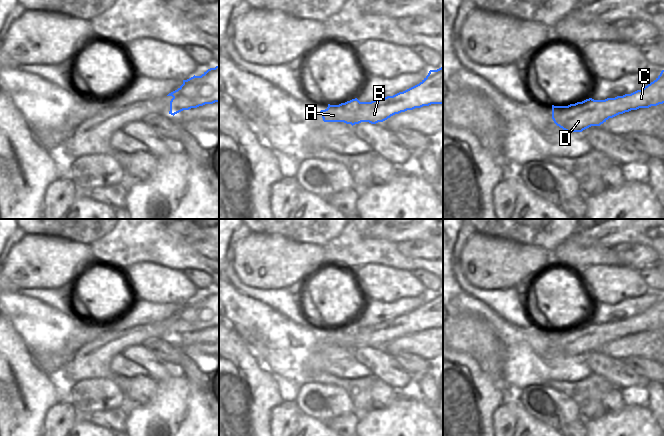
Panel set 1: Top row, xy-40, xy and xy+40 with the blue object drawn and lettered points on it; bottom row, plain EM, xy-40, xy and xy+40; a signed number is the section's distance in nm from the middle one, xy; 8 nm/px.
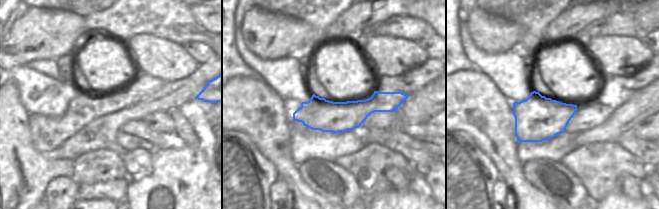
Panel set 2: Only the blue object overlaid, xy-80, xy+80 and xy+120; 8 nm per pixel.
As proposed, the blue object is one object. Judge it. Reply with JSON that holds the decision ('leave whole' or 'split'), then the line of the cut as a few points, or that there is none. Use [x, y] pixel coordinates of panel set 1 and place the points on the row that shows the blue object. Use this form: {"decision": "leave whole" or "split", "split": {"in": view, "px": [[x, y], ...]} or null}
{"decision": "leave whole", "split": null}

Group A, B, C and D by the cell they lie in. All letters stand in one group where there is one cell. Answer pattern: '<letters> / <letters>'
A B C D

